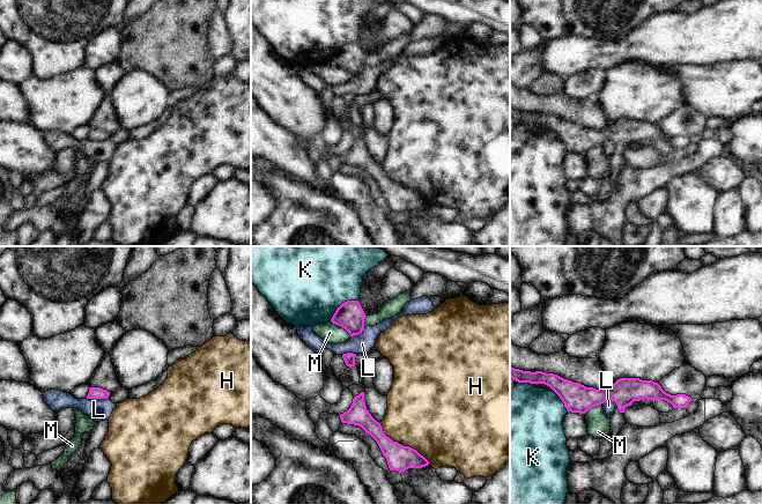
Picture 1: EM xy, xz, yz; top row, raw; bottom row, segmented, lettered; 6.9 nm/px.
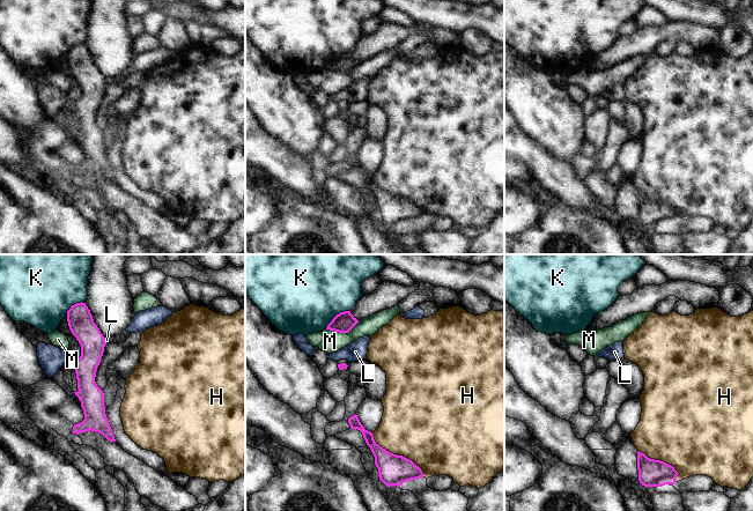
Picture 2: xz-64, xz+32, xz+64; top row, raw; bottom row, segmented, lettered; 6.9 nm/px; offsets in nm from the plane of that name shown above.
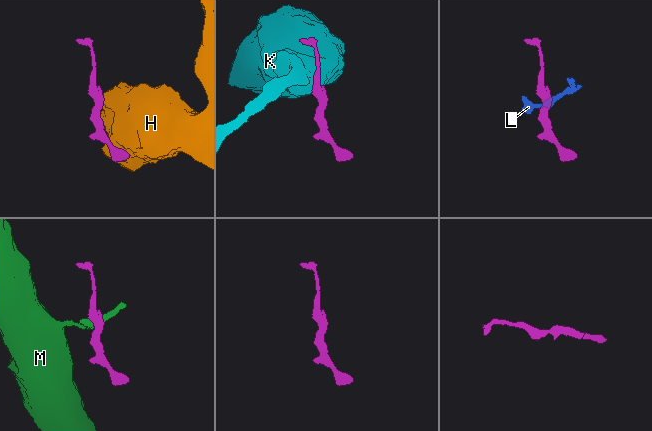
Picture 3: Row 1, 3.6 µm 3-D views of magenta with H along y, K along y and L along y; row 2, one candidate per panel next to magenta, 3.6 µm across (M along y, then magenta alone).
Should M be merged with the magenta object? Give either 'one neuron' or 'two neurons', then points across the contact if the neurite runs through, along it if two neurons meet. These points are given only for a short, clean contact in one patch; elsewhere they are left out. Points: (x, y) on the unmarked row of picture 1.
two neurons; border xz (331, 61), (340, 66), (350, 78)

